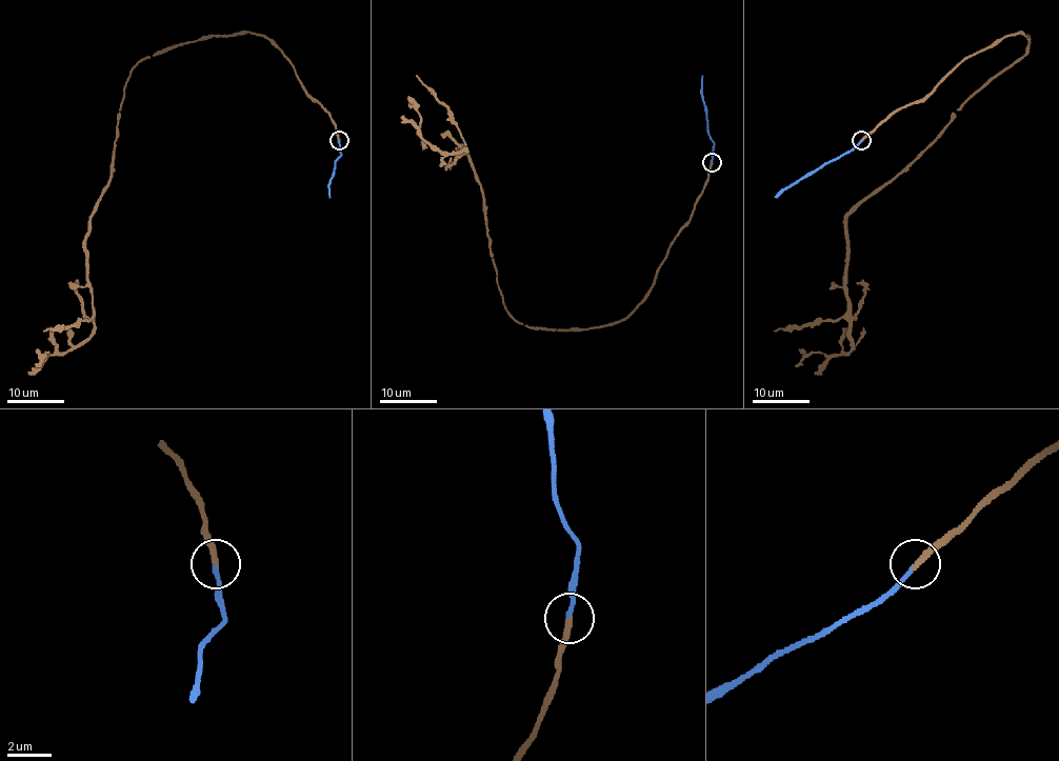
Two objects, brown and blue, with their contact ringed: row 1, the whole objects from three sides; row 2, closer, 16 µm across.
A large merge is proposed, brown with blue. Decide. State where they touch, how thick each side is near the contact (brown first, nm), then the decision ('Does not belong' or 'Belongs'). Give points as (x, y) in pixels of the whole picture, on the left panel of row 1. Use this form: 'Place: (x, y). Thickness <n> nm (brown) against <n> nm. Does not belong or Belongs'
Place: (339, 140). Thickness 300 nm (brown) against 180 nm. Belongs

